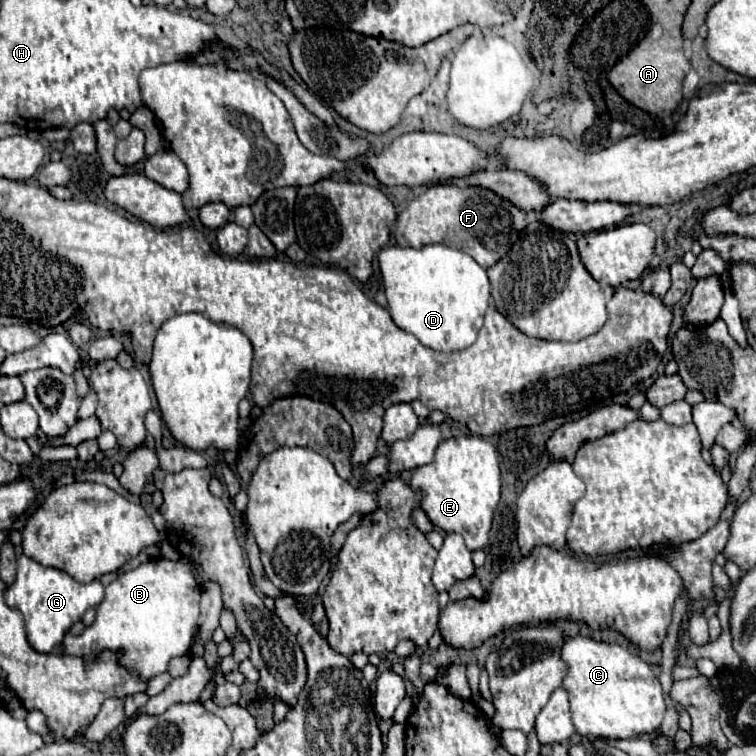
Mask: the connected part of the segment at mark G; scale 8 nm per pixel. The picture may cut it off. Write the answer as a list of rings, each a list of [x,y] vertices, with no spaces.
[[[27,556],[19,558],[19,572],[15,582],[7,588],[5,600],[11,608],[21,610],[27,628],[27,640],[37,652],[53,652],[61,646],[69,628],[79,622],[87,608],[97,606],[103,600],[103,584],[93,580],[89,584],[75,582],[67,572],[57,568],[47,568]]]

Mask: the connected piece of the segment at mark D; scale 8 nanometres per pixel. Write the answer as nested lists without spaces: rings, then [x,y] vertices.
[[[443,244],[419,250],[385,246],[377,260],[389,300],[389,314],[399,328],[415,334],[423,346],[439,352],[463,350],[475,342],[491,292],[485,268],[469,254]]]

